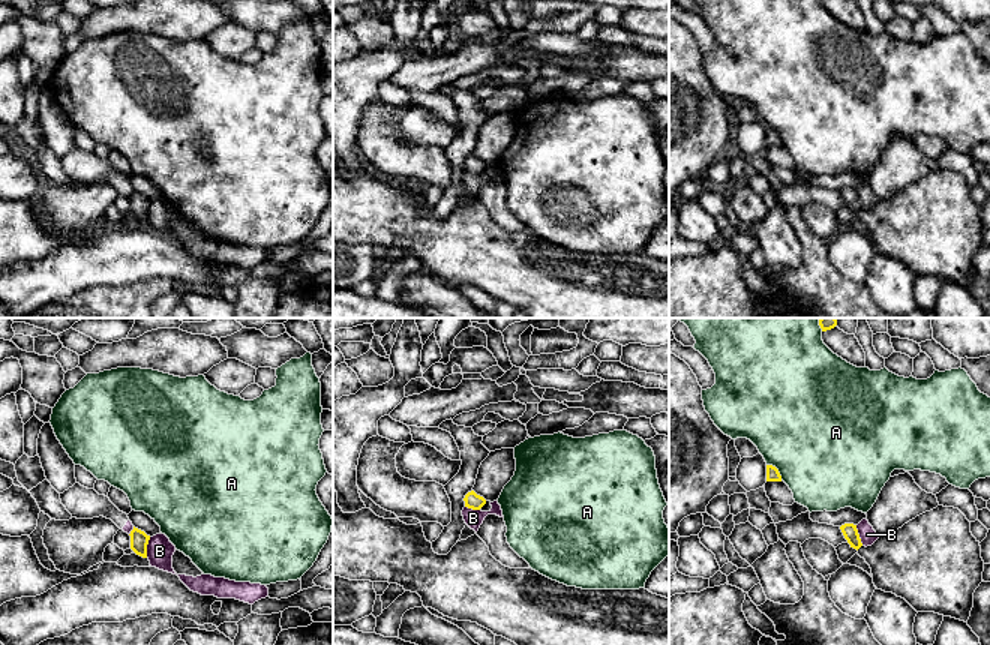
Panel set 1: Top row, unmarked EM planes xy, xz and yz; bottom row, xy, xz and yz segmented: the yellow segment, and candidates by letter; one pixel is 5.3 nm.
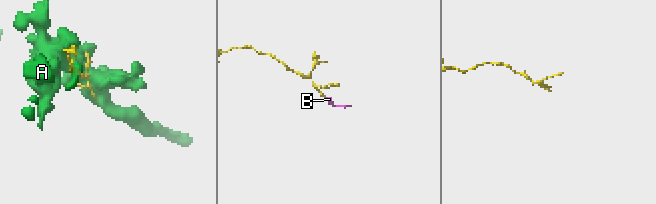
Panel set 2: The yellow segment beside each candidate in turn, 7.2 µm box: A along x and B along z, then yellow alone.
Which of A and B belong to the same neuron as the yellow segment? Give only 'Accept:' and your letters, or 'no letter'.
Accept: no letter

